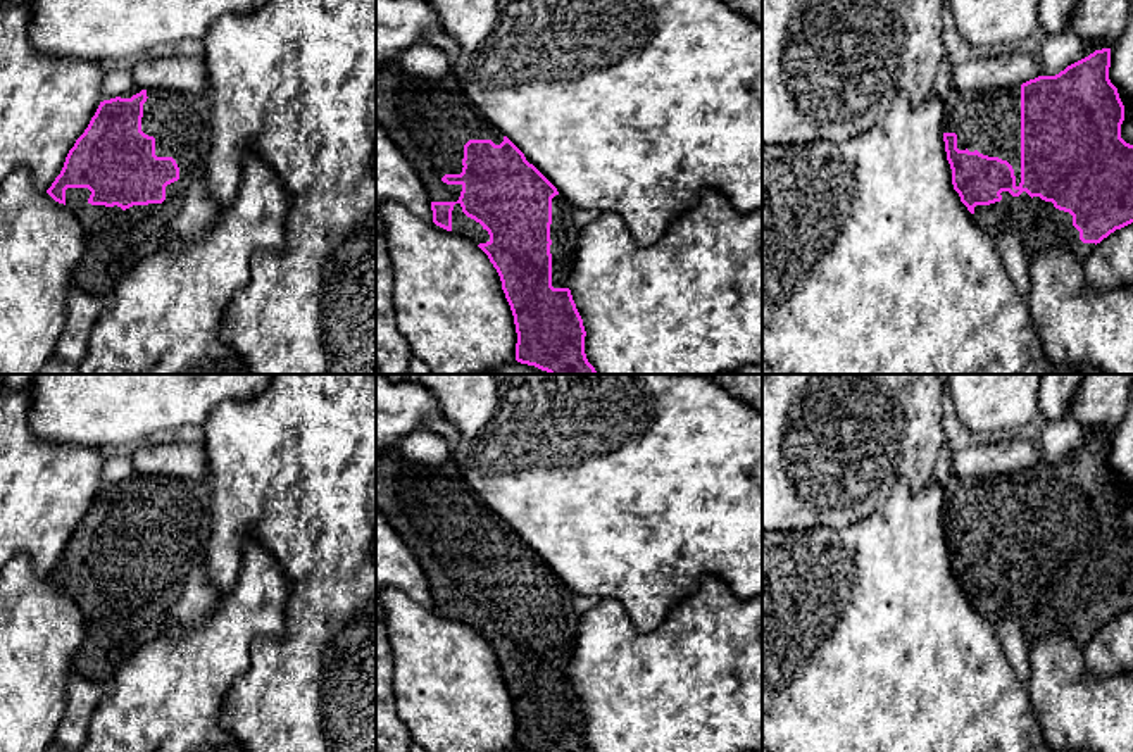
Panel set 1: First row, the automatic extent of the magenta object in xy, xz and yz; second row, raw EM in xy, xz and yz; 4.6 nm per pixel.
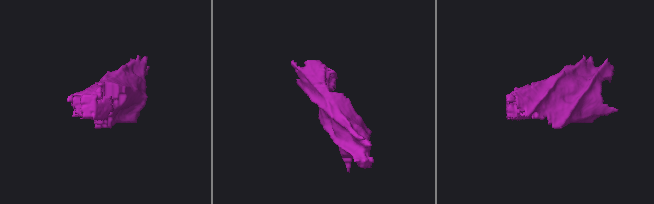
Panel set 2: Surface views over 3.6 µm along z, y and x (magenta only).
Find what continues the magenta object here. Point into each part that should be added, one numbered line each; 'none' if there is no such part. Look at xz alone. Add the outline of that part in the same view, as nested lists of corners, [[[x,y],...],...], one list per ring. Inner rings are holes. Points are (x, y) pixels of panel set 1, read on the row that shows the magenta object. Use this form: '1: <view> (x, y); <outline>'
1: xz (428, 121); [[[398,60],[376,69],[376,122],[409,160],[429,202],[459,200],[462,185],[447,185],[441,178],[462,172],[469,140],[504,141],[452,74],[435,81],[416,79]]]

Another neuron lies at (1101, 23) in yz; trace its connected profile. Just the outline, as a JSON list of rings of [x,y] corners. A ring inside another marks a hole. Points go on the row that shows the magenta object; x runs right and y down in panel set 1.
[[[1080,0],[1067,31],[1090,41],[1093,50],[1112,48],[1123,34],[1131,0]]]

